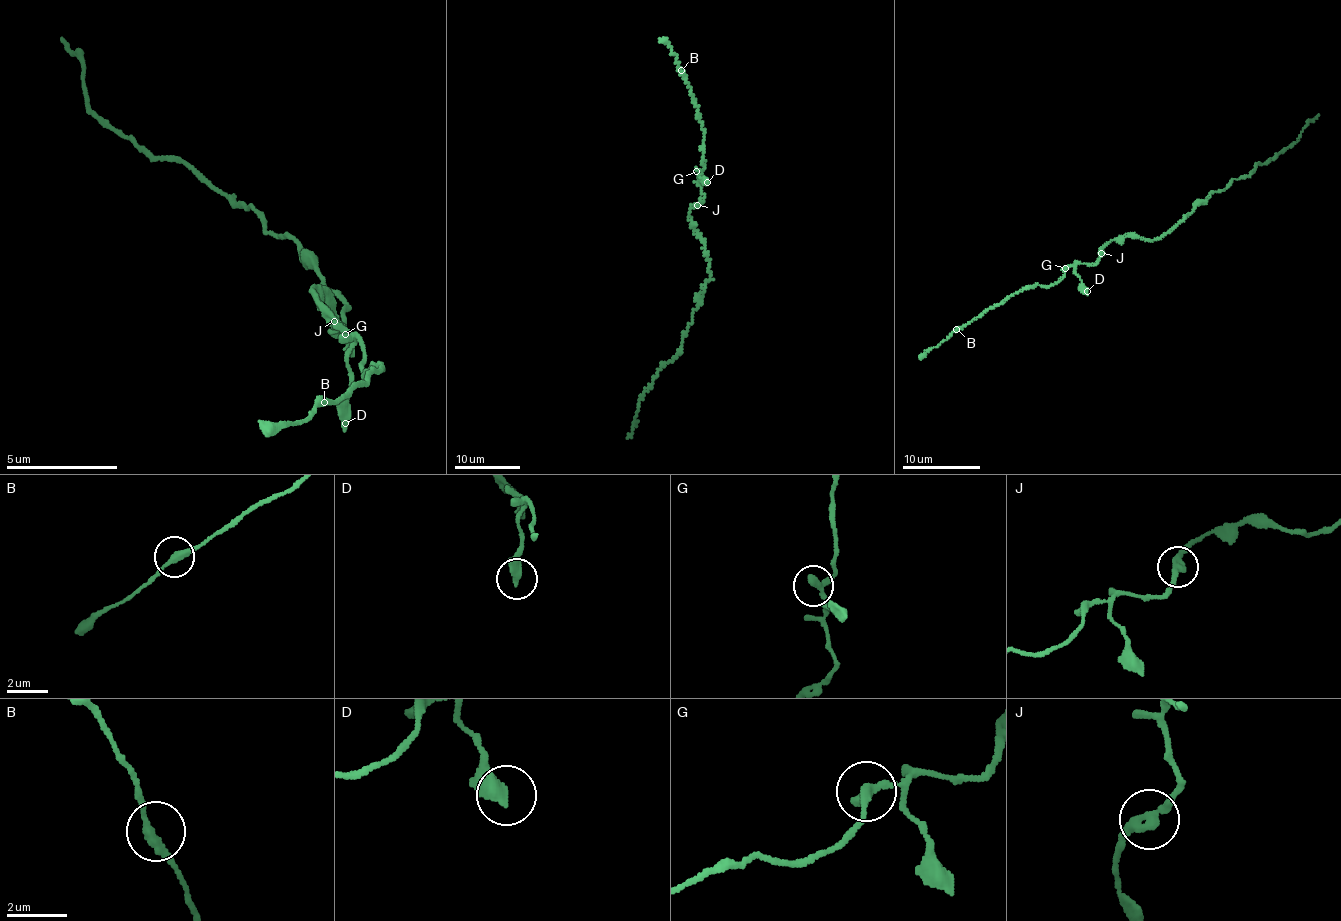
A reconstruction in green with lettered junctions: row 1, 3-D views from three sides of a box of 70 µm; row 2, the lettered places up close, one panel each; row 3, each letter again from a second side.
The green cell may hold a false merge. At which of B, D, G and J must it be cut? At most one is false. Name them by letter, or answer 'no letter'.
no letter

